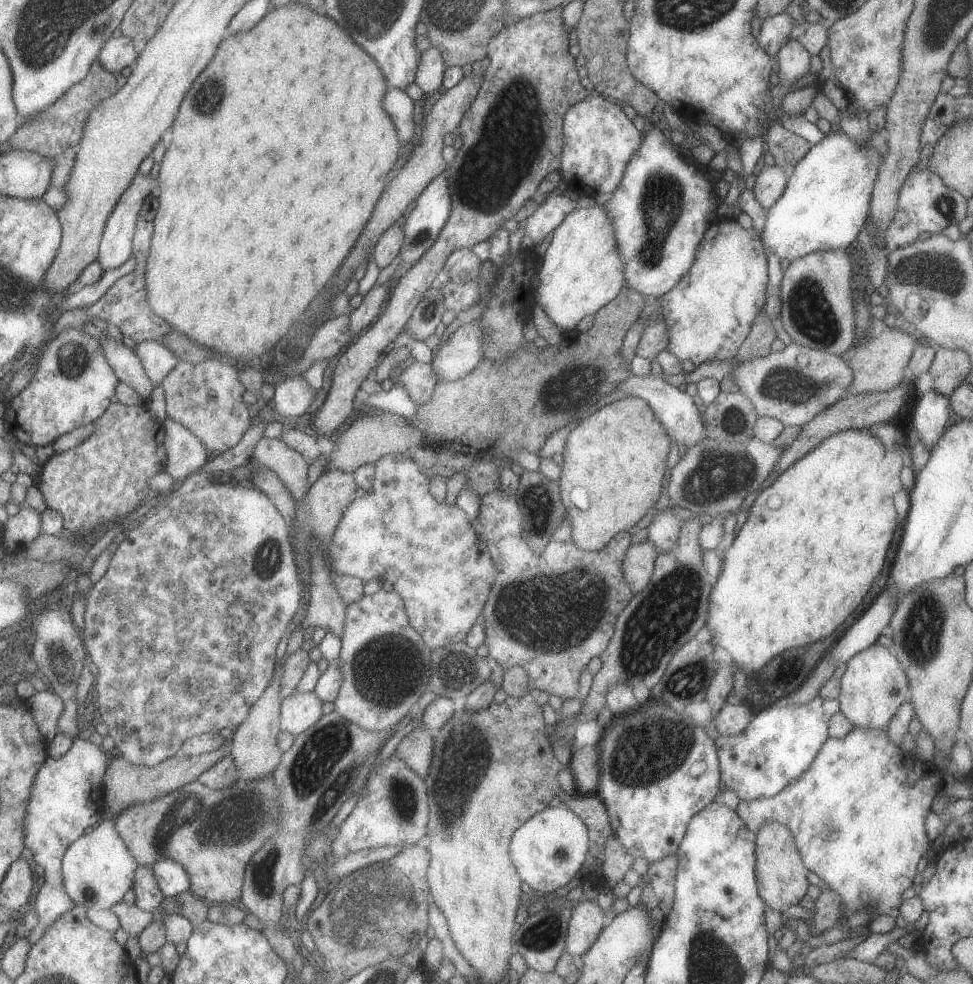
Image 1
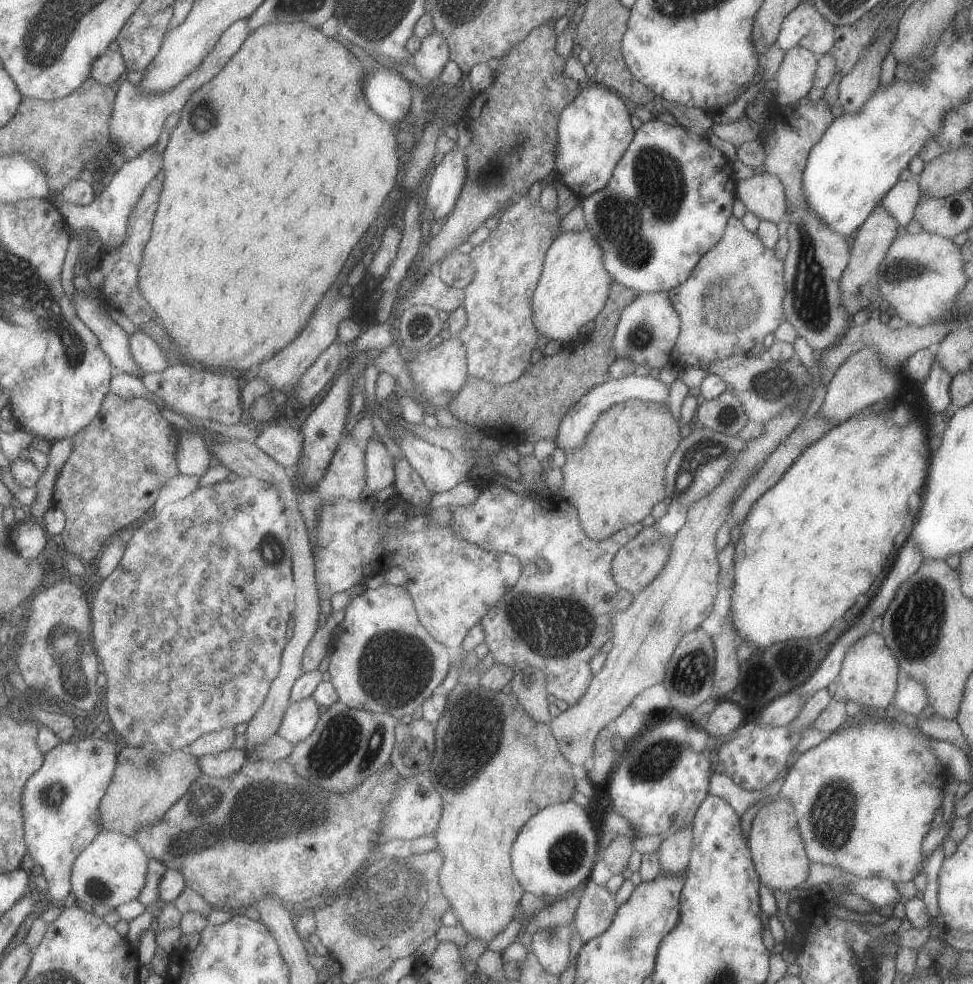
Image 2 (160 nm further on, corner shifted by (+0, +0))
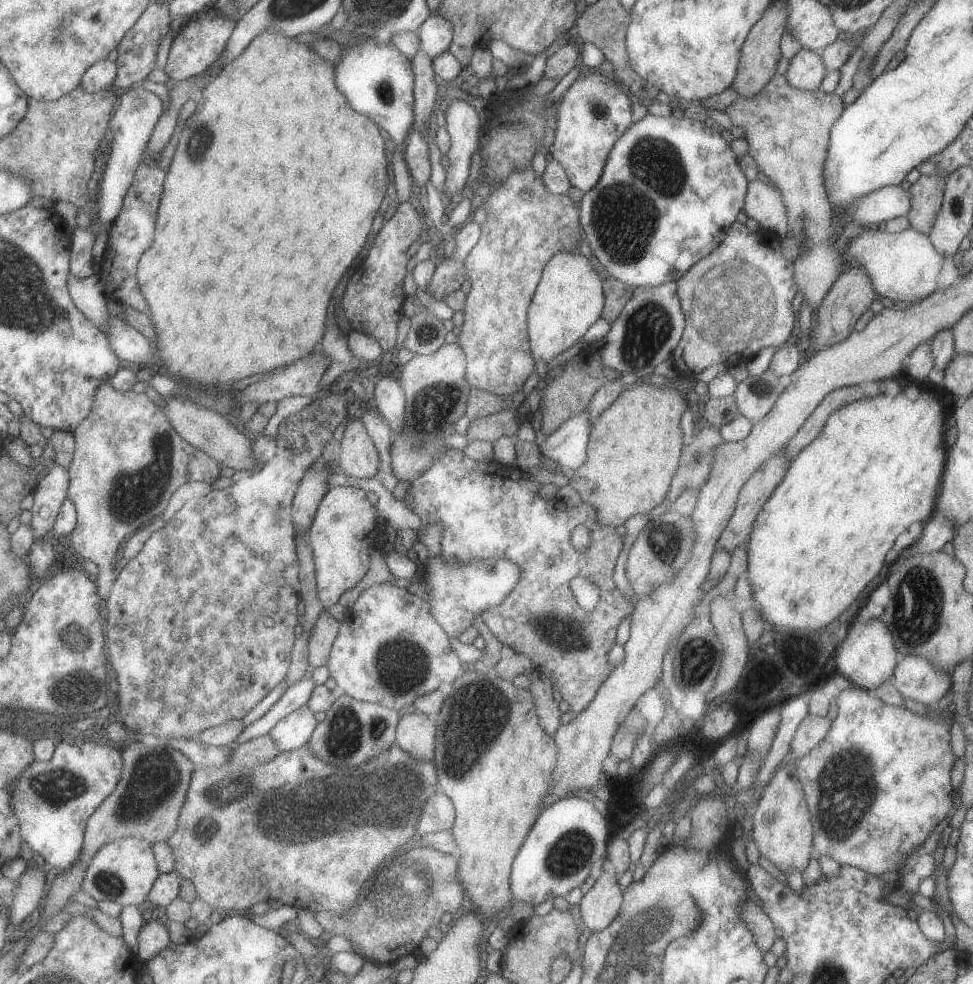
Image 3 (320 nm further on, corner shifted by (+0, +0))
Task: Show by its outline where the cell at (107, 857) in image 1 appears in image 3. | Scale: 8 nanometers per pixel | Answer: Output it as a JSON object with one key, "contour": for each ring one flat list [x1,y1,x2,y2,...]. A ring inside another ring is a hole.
{"contour":[[138,837,112,840,91,862,83,890,98,902,112,899,125,907,149,904,151,892,161,877,155,844]]}

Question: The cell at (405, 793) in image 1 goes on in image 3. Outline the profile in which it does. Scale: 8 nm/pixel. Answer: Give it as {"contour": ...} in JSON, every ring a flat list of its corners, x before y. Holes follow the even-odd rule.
{"contour":[[439,791,436,796,433,796,425,808,424,820,421,820,417,834,423,837,430,833,453,831,458,818,454,802,455,800,452,800,450,795,444,791]]}

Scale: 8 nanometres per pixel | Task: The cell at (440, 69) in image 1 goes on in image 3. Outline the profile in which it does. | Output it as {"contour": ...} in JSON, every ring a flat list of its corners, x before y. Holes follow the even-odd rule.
{"contour":[[434,15,420,28,423,48,435,60,443,52,451,50,455,41,455,24,444,15]]}

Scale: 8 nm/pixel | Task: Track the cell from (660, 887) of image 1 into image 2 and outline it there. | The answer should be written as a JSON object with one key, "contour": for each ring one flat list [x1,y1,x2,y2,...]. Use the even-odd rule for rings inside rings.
{"contour":[[688,823,666,837,659,846,663,873,679,873,687,868,693,849,693,824]]}

